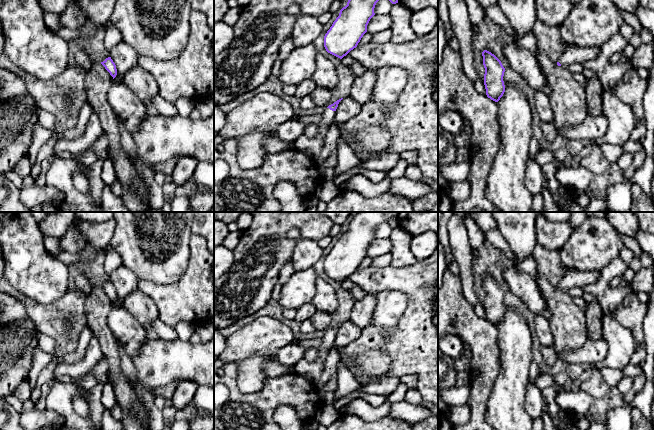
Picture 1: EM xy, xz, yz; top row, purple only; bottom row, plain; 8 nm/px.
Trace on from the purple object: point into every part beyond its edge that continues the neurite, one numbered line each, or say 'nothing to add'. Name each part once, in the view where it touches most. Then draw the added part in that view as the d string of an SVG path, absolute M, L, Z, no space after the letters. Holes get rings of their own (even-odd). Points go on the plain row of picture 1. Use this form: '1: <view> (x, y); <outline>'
1: xz (312, 371); M326 332L322 338L322 345L318 350L318 358L313 362L302 358L294 366L294 371L309 380L311 383L316 384L321 377L326 358L329 354L328 350L334 346L334 341L335 335Z

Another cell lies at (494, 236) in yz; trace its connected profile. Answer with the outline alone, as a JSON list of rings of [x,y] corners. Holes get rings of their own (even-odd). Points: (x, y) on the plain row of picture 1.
[[[492,229],[484,233],[485,238],[500,252],[505,254],[506,259],[510,262],[517,263],[517,259],[514,251],[511,249],[507,243],[504,236],[500,233],[498,229]]]

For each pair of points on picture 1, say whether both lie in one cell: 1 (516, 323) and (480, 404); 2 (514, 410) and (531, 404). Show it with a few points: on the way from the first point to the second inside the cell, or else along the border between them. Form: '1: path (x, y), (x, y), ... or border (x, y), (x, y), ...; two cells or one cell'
1: border (498, 336), (500, 371), (494, 382); two cells
2: border (529, 383), (526, 389), (525, 410), (533, 418); two cells

